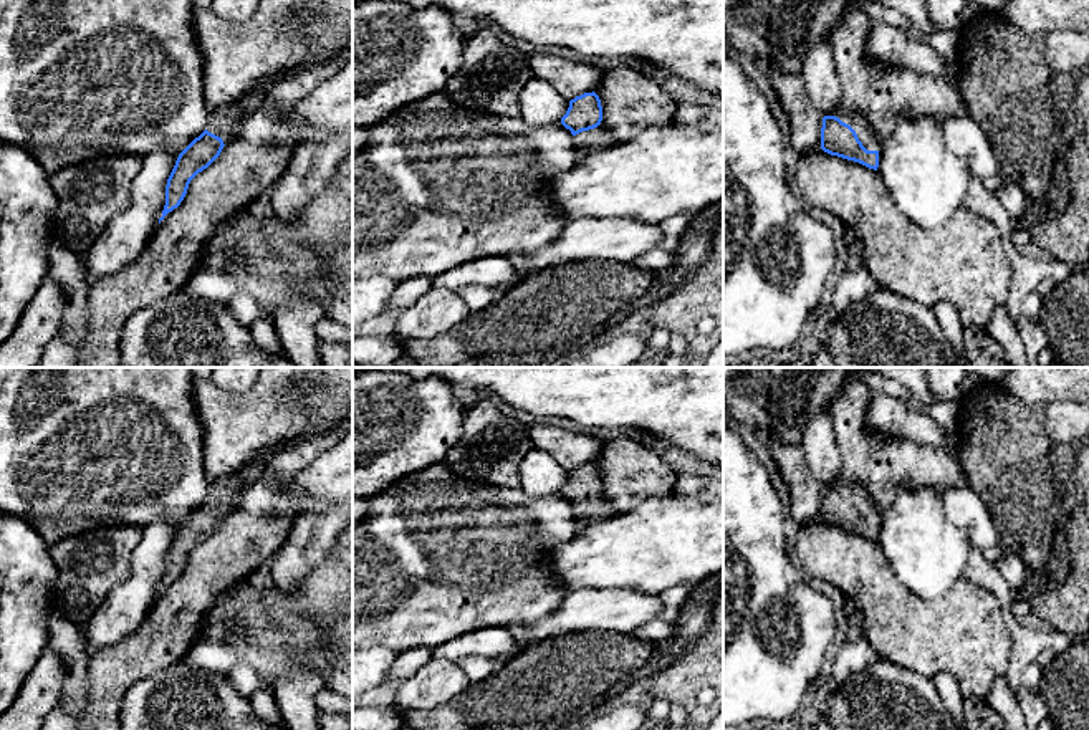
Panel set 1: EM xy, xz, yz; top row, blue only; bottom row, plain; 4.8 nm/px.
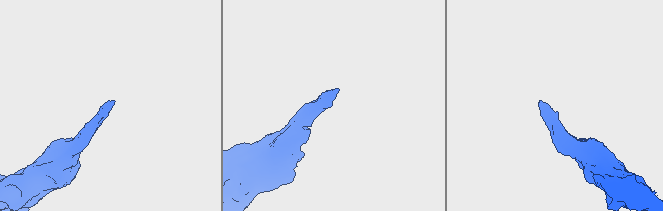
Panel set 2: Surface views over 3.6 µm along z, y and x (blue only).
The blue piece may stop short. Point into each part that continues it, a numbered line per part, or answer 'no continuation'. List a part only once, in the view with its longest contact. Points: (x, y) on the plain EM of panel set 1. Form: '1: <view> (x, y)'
1: yz (869, 507)

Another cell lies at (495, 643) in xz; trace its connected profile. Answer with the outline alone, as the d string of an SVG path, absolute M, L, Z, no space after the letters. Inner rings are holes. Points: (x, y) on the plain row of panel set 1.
M488 626L478 631L465 632L457 639L439 646L435 656L457 662L463 657L482 656L492 660L506 660L516 651L513 636L506 626Z

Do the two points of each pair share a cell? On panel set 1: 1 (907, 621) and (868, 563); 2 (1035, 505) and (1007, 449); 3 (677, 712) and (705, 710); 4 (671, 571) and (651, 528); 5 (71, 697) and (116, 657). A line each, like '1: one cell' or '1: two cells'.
1: one cell
2: one cell
3: two cells
4: one cell
5: two cells

